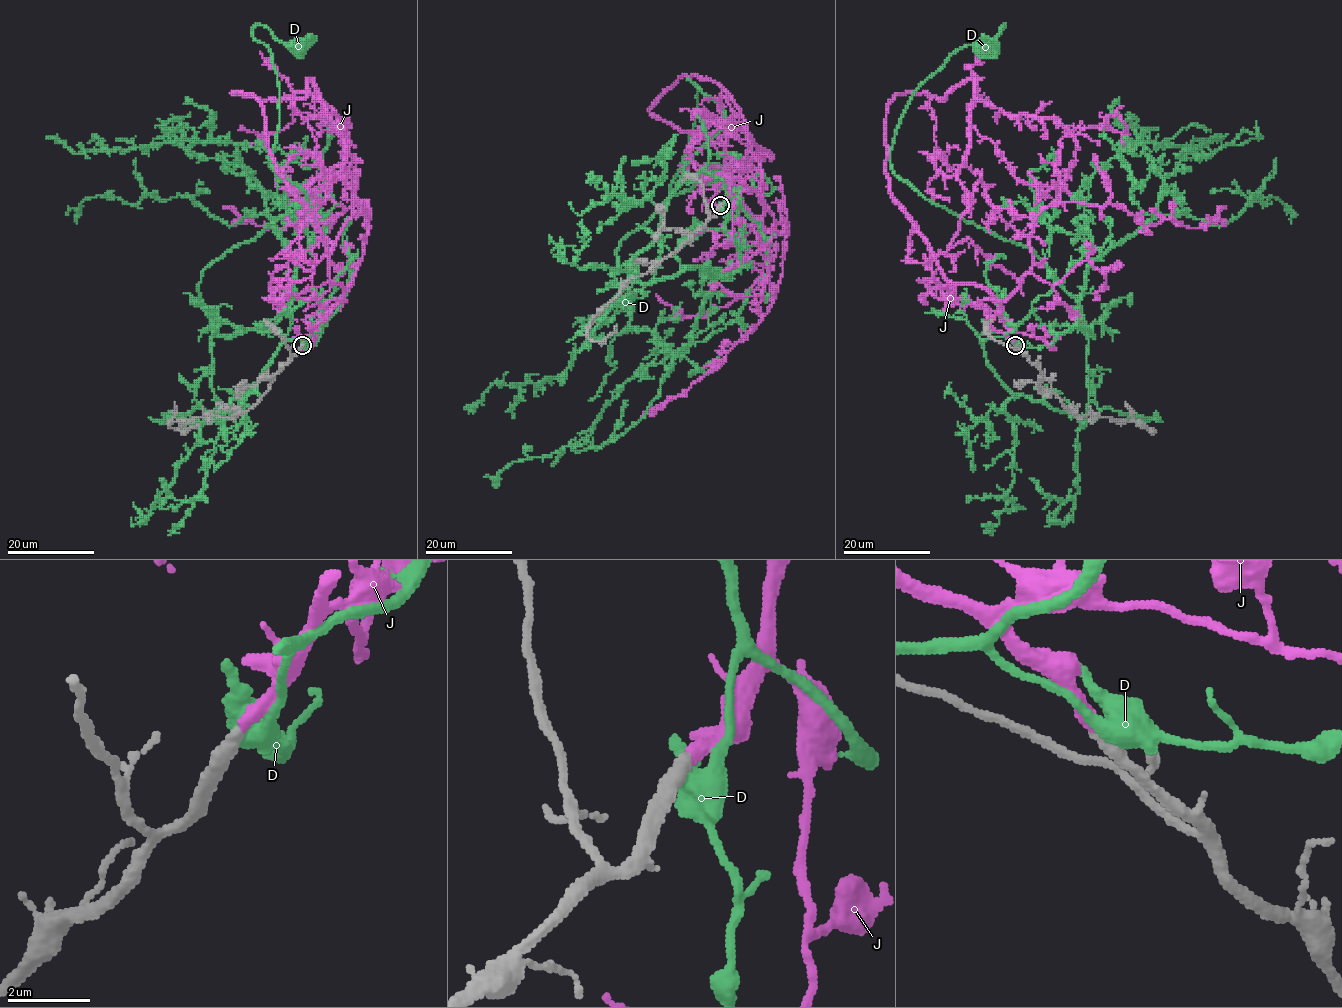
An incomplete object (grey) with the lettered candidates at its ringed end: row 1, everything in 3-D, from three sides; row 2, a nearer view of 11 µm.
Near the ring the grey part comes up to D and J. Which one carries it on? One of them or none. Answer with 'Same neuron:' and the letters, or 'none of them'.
Same neuron: J

